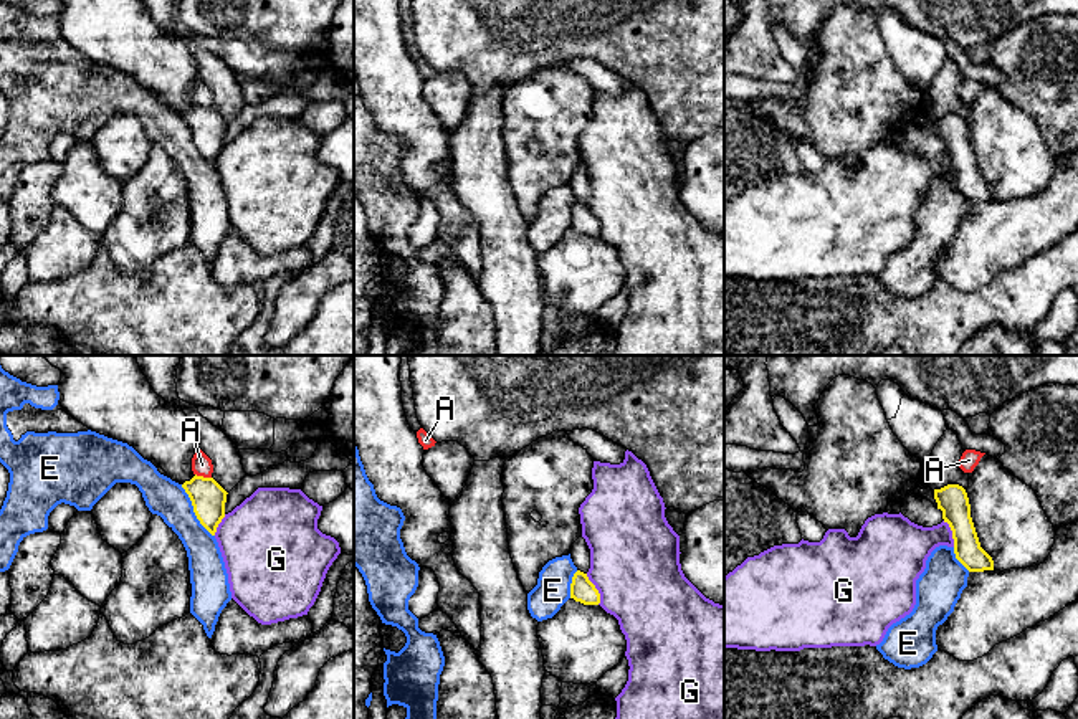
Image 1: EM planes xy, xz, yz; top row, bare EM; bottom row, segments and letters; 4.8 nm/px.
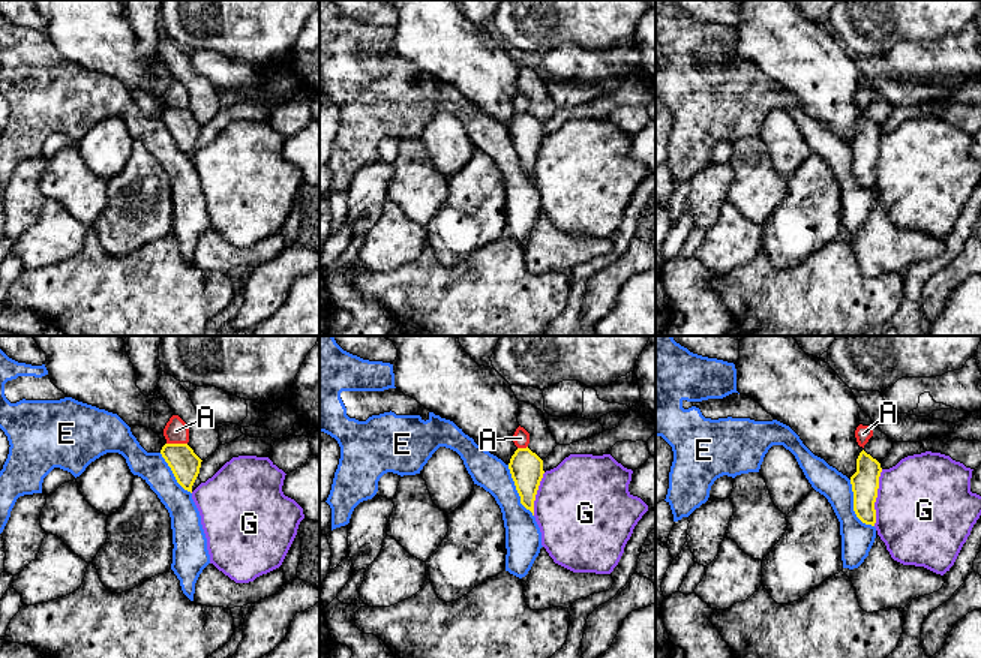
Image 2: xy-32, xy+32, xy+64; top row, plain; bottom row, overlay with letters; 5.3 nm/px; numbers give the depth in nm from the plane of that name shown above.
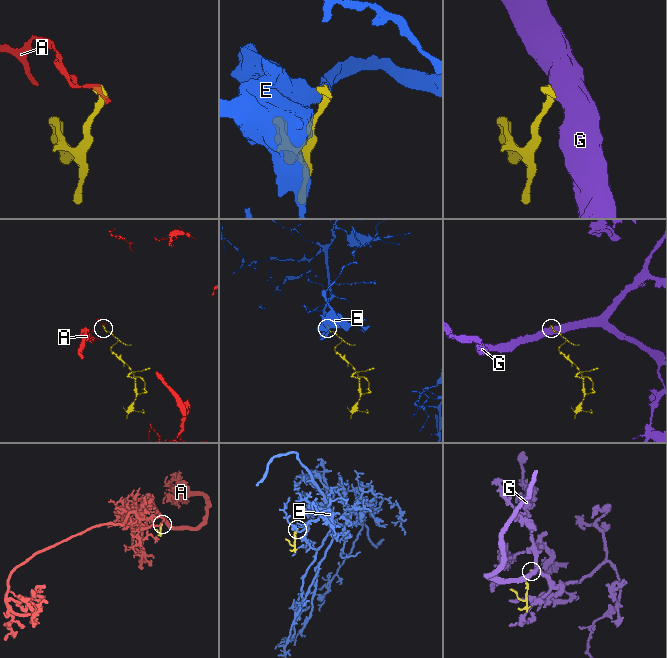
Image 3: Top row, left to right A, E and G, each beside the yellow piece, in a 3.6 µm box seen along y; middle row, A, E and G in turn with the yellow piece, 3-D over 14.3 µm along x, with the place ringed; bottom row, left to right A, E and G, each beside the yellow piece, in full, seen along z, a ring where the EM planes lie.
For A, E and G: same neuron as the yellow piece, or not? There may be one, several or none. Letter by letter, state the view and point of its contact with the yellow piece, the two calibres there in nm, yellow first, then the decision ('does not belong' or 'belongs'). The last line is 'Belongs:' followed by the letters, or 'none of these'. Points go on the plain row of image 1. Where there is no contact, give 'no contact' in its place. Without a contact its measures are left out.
A: xy (202, 106) | 170/100 nm | does not belong
E: xy (194, 141) | 170/190 nm | does not belong
G: xz (596, 219) | 120/440 nm | does not belong
Belongs: none of these

